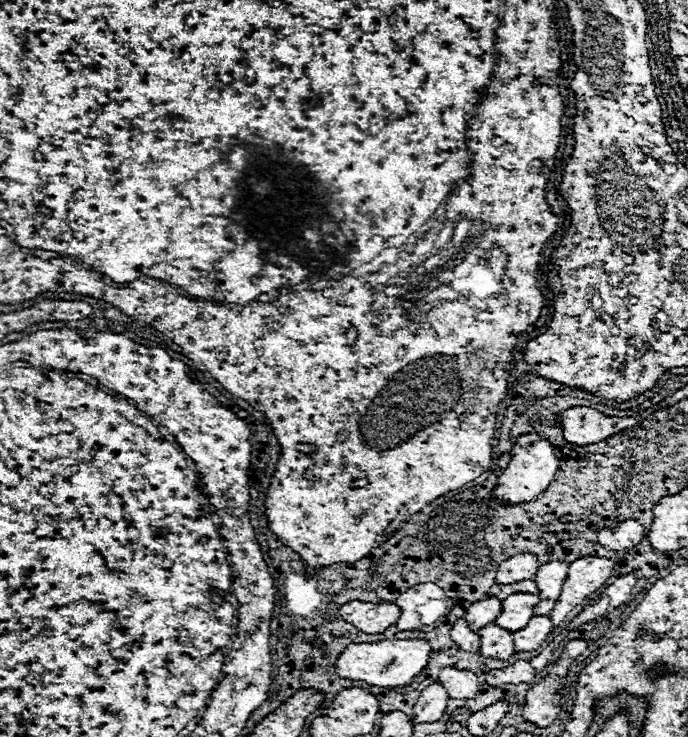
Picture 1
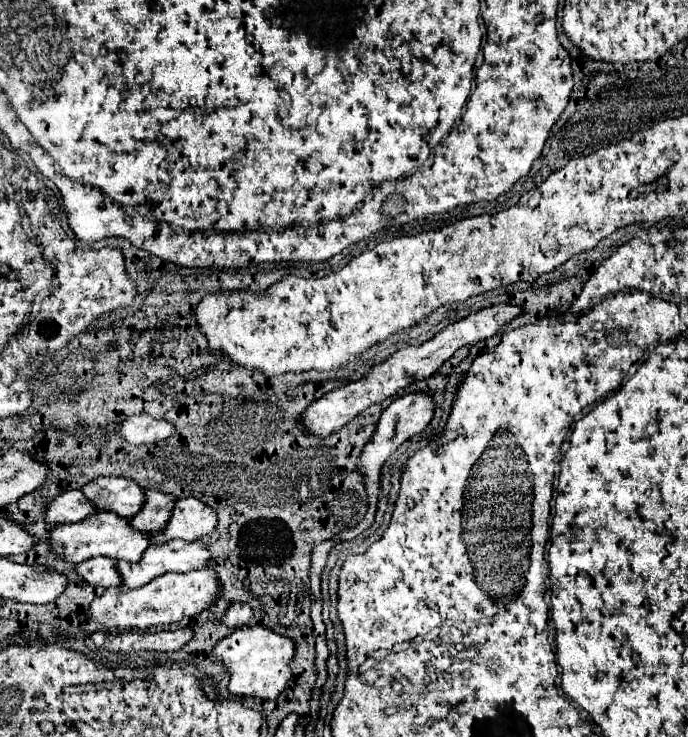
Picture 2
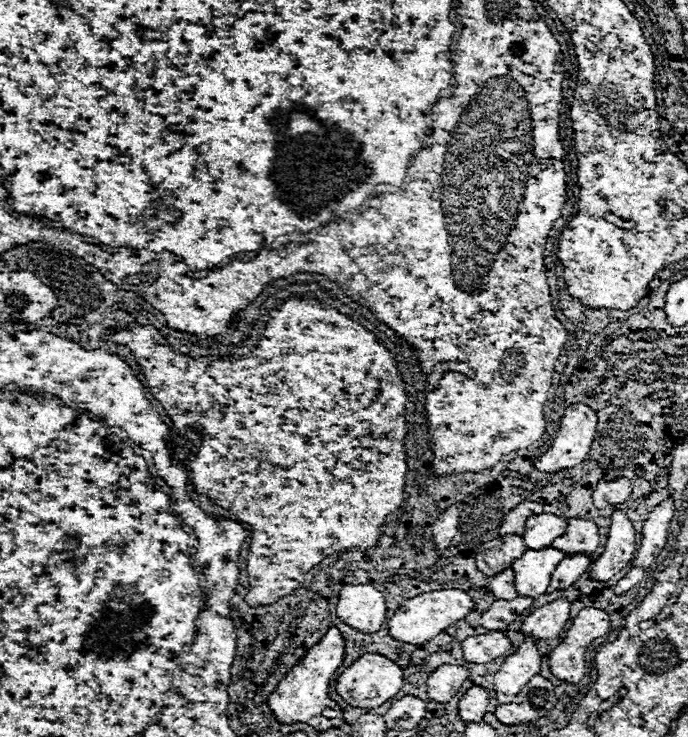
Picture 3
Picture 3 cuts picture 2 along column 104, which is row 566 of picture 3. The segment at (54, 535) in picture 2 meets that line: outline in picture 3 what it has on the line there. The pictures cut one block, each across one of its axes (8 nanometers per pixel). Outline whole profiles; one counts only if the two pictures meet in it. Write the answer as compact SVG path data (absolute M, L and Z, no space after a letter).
M556 548L526 550L516 562L512 562L516 592L528 598L538 598L544 594L560 560L564 560L564 554Z

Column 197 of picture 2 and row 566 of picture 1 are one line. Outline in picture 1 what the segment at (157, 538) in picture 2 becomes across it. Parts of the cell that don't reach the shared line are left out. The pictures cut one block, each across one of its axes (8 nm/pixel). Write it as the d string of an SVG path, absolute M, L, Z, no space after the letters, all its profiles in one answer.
M514 554L514 558L504 560L498 566L496 572L496 582L498 584L510 584L510 582L520 582L536 576L536 570L540 568L538 560L534 554Z

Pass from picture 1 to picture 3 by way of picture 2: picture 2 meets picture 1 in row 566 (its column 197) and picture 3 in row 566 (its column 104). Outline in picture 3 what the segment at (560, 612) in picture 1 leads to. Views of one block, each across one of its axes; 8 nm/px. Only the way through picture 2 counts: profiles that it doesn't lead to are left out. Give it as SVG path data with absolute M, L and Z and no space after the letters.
M616 510L608 526L608 538L606 538L604 552L600 554L600 558L592 562L588 572L592 572L592 580L606 582L614 574L618 574L624 566L628 566L634 554L636 554L634 526L624 512Z

